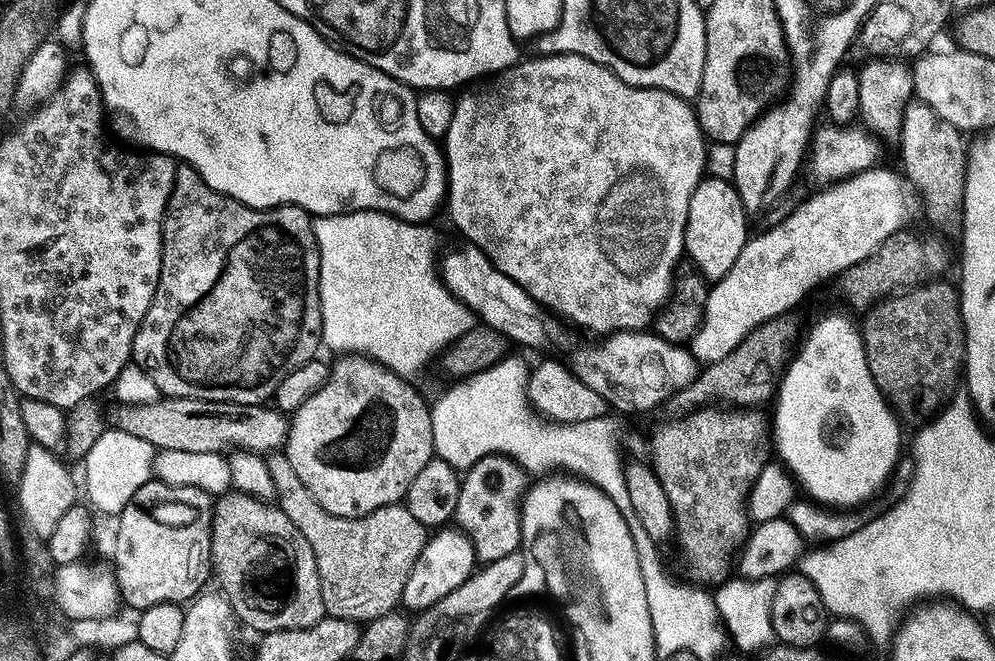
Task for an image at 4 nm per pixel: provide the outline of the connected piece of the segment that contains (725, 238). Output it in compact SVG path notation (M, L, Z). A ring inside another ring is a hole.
M703 177L690 198L687 211L684 249L687 259L709 282L721 280L748 241L747 213L743 211L735 185L725 177Z

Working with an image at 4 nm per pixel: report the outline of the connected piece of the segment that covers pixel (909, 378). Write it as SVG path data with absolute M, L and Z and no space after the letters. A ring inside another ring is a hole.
M939 279L897 291L863 313L862 339L870 374L885 397L896 400L908 414L919 408L931 413L937 407L935 400L942 399L962 376L964 321L960 318L960 293L944 283Z

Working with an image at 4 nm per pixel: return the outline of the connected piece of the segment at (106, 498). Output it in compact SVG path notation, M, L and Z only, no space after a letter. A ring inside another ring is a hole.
M109 427L82 458L84 464L82 488L83 491L84 488L88 491L87 503L93 509L96 507L98 511L112 516L111 518L119 517L121 510L132 503L134 494L138 494L142 485L153 479L153 459L154 448L150 442L136 438L125 430Z

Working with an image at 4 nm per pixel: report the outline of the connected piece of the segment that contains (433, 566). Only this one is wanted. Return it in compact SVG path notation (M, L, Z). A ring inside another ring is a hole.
M452 526L441 527L433 531L422 546L422 554L418 554L418 562L414 562L414 570L410 570L410 578L406 578L406 586L402 586L400 604L409 613L428 612L440 599L445 598L446 594L450 594L452 590L470 579L477 568L478 561L474 554L474 546L468 535Z

